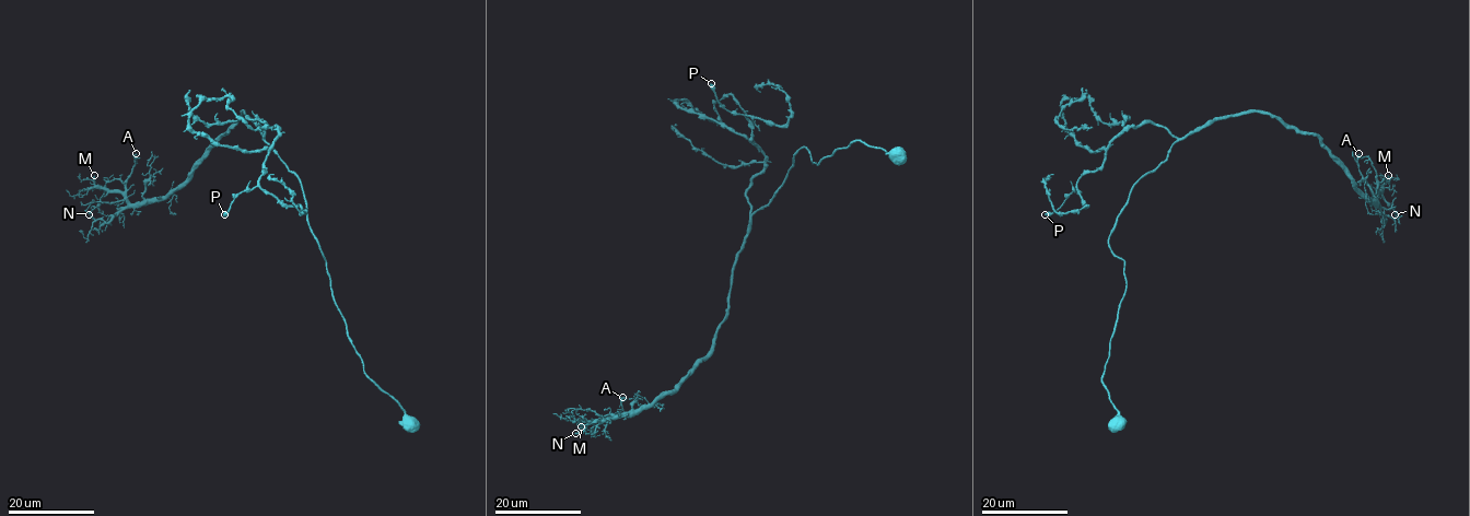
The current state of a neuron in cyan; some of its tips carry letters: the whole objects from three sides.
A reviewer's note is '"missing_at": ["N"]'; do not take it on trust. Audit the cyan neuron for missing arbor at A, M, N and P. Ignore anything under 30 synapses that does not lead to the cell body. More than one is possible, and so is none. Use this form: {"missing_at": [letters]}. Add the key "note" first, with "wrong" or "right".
{"note": "wrong", "missing_at": []}

